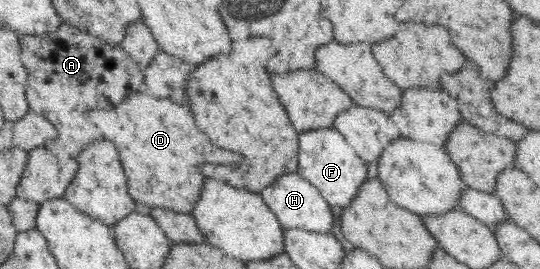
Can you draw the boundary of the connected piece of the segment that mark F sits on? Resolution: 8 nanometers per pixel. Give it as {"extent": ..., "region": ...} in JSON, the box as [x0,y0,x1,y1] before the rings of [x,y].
{"extent":[298,128,369,208],"region":[[[318,128],[298,134],[298,174],[310,181],[327,200],[338,208],[346,208],[368,179],[369,164],[354,152],[349,142],[336,129]]]}

